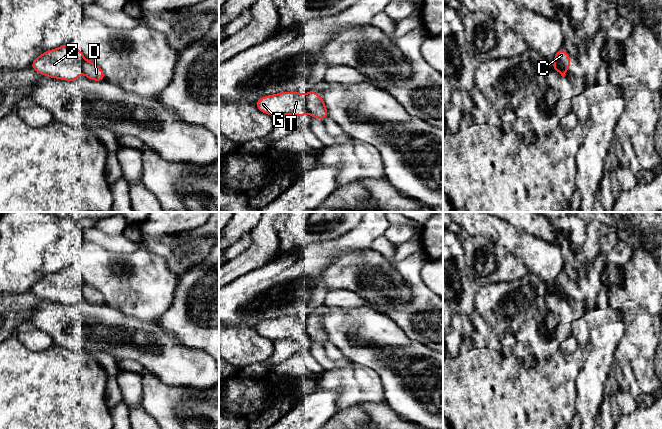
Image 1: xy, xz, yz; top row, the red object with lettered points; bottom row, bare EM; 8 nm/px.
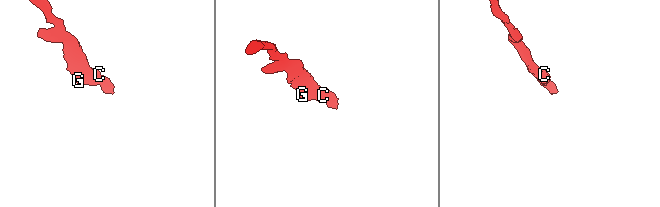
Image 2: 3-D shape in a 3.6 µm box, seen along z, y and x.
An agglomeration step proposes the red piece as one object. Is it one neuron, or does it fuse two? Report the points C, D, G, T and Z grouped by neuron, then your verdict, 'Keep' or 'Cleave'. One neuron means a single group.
Groups: C D G T Z. Keep

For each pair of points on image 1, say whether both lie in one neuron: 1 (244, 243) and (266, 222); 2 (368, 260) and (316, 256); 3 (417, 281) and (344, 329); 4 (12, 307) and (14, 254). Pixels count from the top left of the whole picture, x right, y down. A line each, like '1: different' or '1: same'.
1: different
2: different
3: different
4: different

